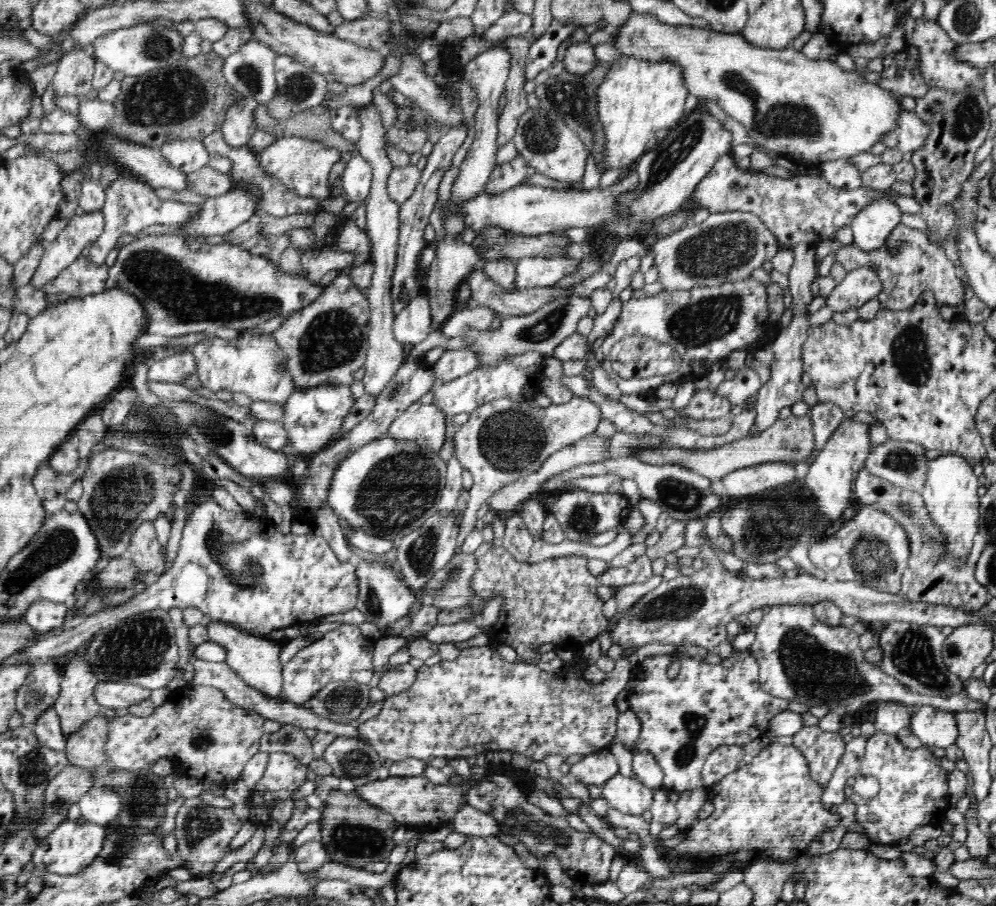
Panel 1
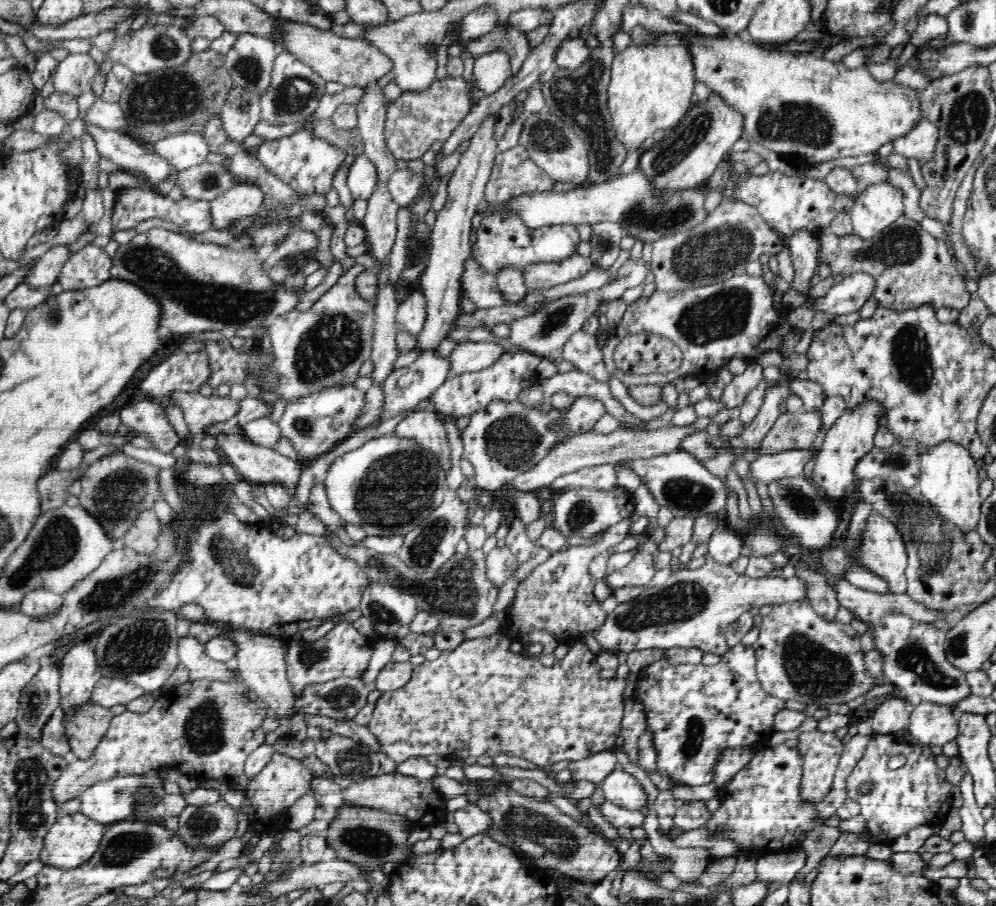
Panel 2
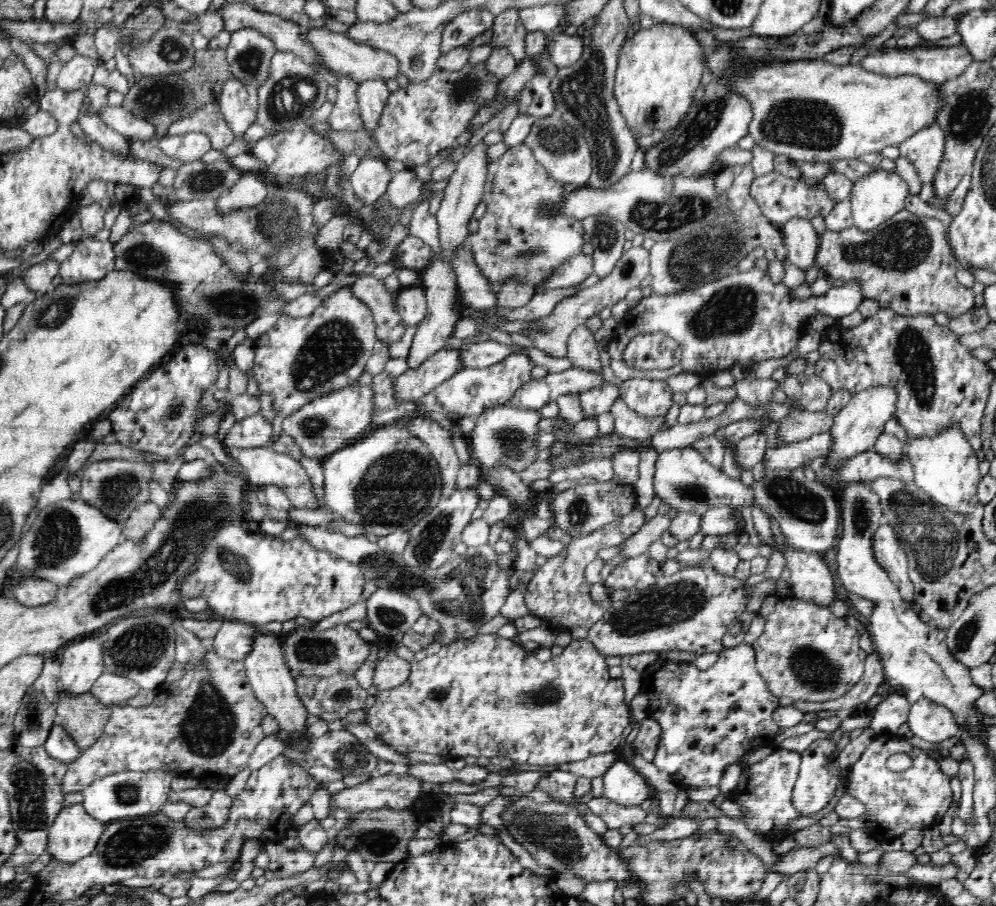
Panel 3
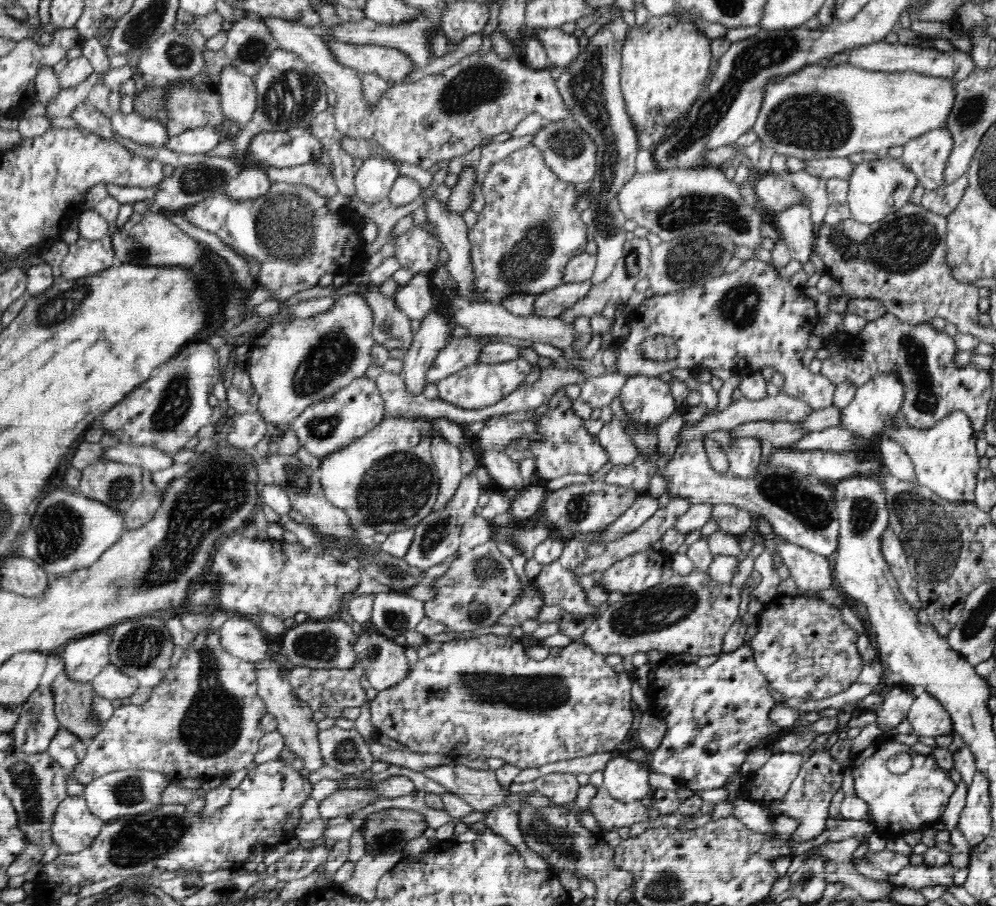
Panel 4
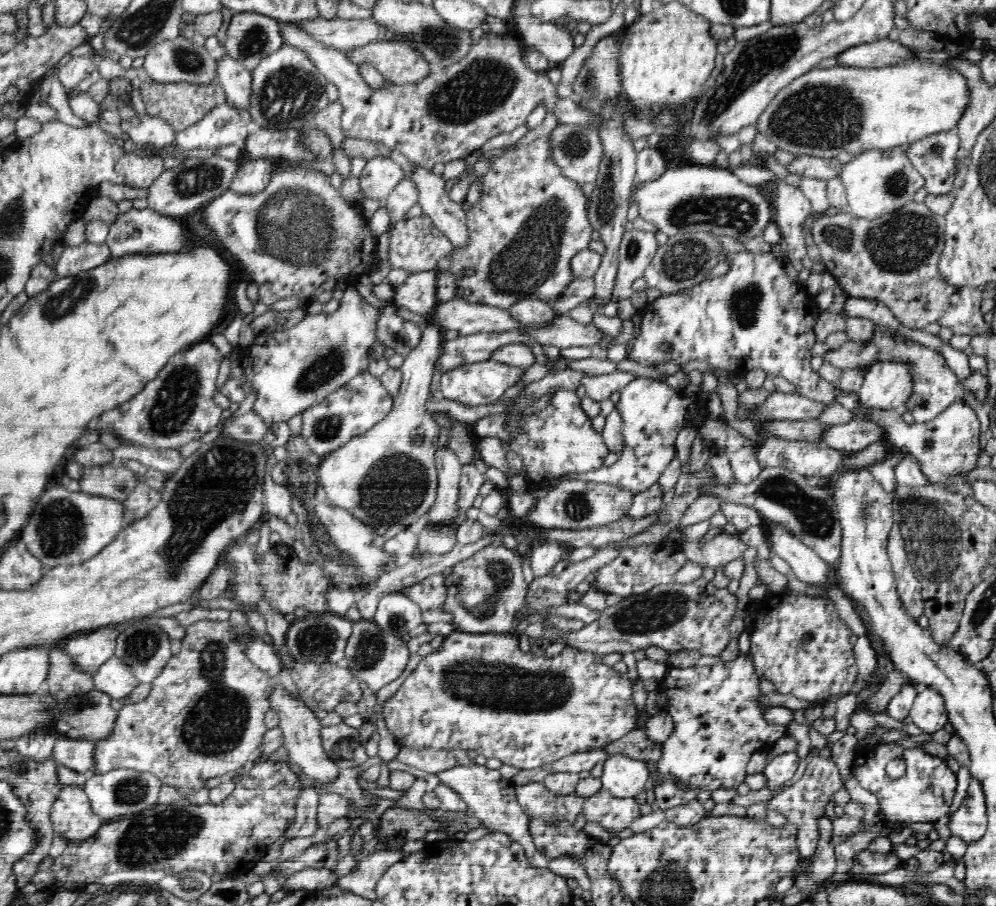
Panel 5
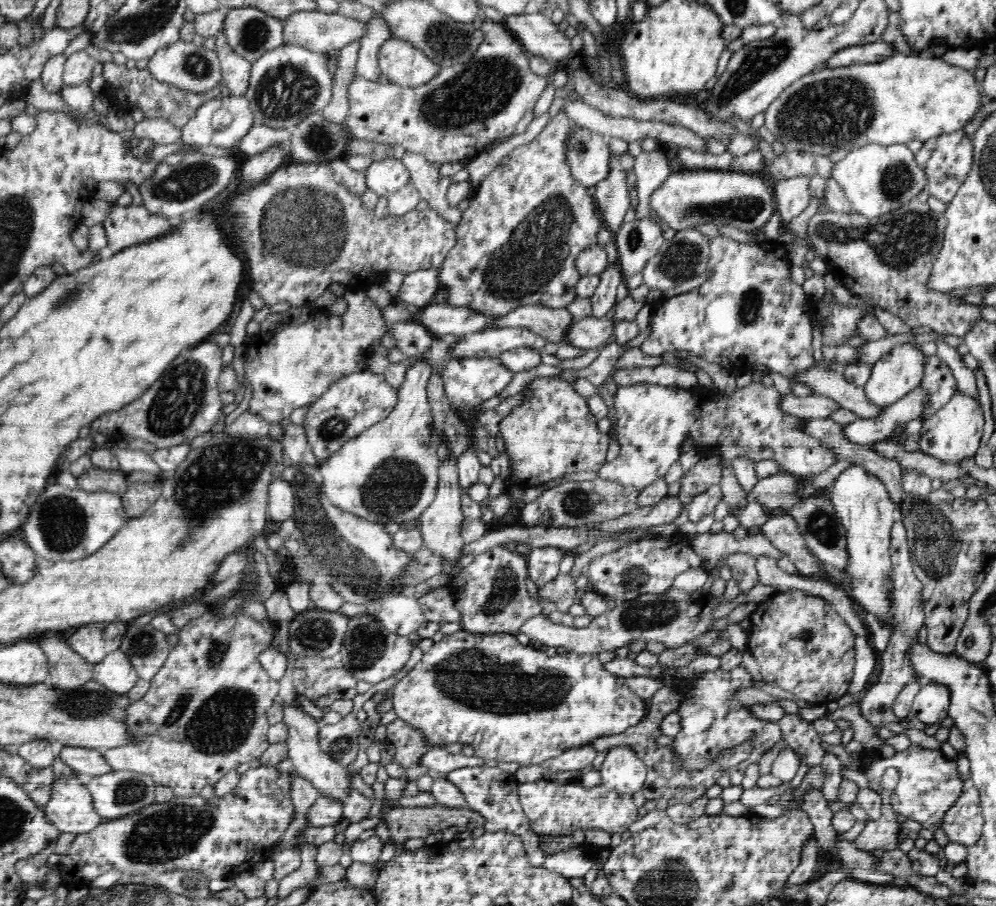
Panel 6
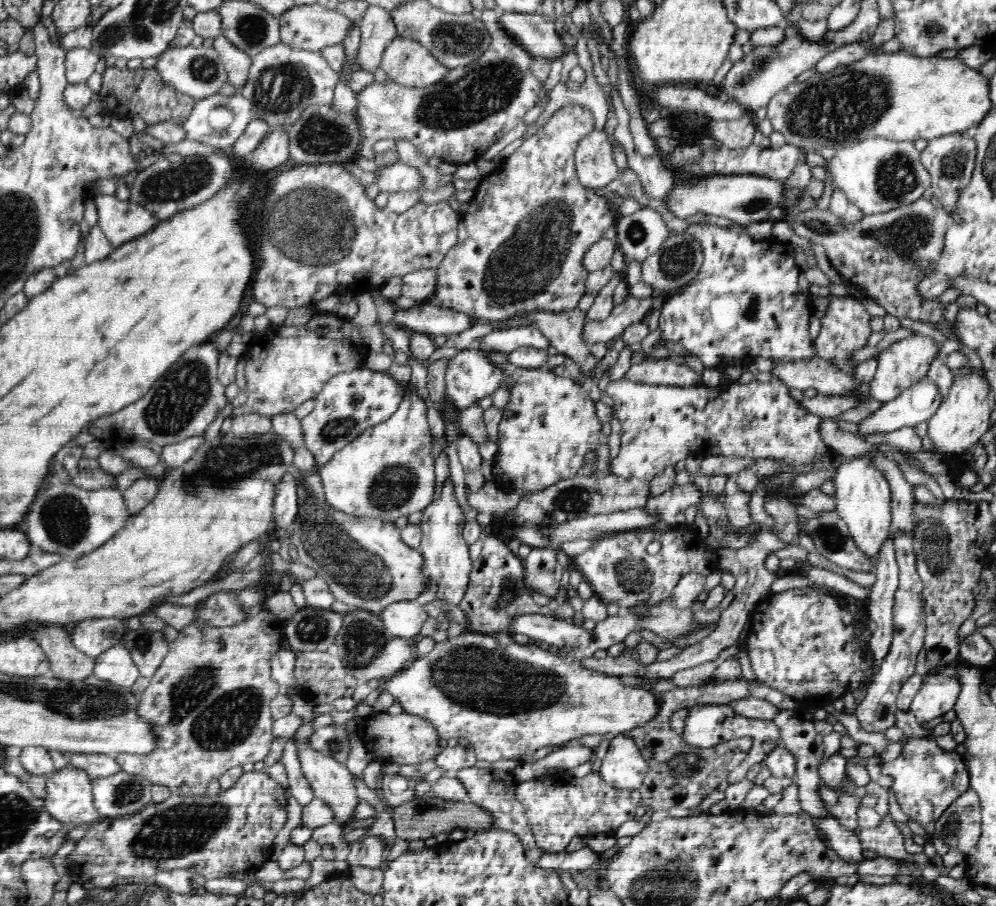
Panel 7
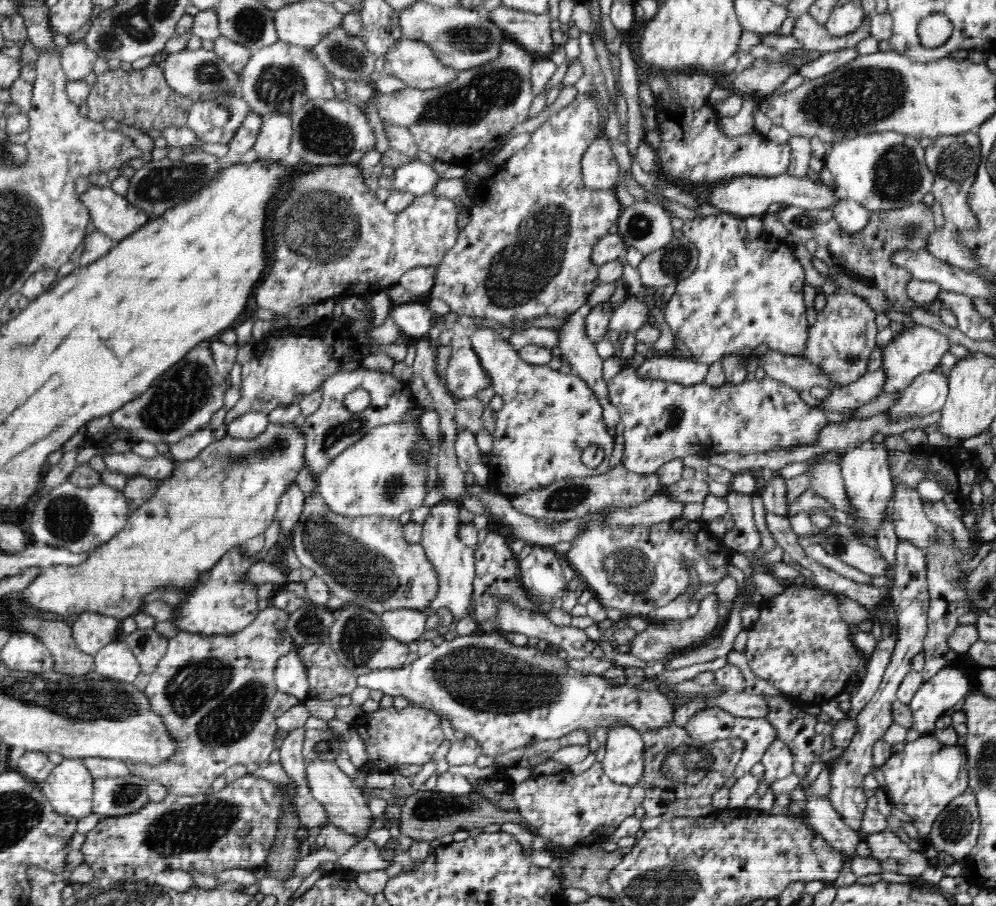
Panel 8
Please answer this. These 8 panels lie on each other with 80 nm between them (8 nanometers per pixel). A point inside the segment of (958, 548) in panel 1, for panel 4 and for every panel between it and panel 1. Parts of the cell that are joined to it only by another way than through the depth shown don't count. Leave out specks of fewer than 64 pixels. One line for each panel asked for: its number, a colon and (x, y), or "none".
2: (948, 479)
3: (945, 466)
4: (944, 457)

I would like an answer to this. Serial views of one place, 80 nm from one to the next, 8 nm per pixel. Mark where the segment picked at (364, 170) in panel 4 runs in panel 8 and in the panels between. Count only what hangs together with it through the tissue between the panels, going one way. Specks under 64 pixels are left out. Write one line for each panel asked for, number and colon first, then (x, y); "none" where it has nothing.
5: (378, 179)
6: (384, 177)
7: (398, 177)
8: (417, 178)

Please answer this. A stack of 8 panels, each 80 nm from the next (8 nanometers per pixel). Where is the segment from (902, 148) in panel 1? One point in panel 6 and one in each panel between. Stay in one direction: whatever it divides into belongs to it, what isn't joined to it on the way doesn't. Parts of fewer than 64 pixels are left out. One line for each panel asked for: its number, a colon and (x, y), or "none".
2: (919, 143)
3: (924, 149)
4: (927, 155)
5: (934, 157)
6: (946, 160)

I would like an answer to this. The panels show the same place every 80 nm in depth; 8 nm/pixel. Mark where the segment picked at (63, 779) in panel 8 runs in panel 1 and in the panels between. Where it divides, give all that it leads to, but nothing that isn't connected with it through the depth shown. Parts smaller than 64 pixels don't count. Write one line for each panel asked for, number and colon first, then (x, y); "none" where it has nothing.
1: (73, 845)
2: (73, 839)
3: (74, 835)
4: (74, 828)
5: (72, 816)
6: (70, 809)
7: (69, 796)

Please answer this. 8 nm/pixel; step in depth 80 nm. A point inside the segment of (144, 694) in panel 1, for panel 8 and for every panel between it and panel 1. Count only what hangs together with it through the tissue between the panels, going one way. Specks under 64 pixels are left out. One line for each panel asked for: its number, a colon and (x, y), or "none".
2: (108, 692)
3: (110, 689)
4: (112, 684)
5: (114, 678)
6: (115, 672)
7: (116, 666)
8: (116, 661)

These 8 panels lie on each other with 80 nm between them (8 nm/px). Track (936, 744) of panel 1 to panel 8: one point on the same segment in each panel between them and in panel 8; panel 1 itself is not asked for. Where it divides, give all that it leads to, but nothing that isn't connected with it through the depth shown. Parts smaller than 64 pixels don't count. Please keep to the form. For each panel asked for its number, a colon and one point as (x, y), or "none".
2: (933, 724)
3: (928, 720)
4: (928, 717)
5: (928, 712)
6: (931, 705)
7: (938, 694)
8: (941, 692)

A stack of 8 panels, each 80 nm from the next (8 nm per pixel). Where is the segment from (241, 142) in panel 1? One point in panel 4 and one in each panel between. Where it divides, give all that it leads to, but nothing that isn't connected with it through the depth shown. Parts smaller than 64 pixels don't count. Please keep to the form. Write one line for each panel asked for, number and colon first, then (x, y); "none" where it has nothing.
2: (241, 113)
3: (239, 104)
4: (238, 94)

